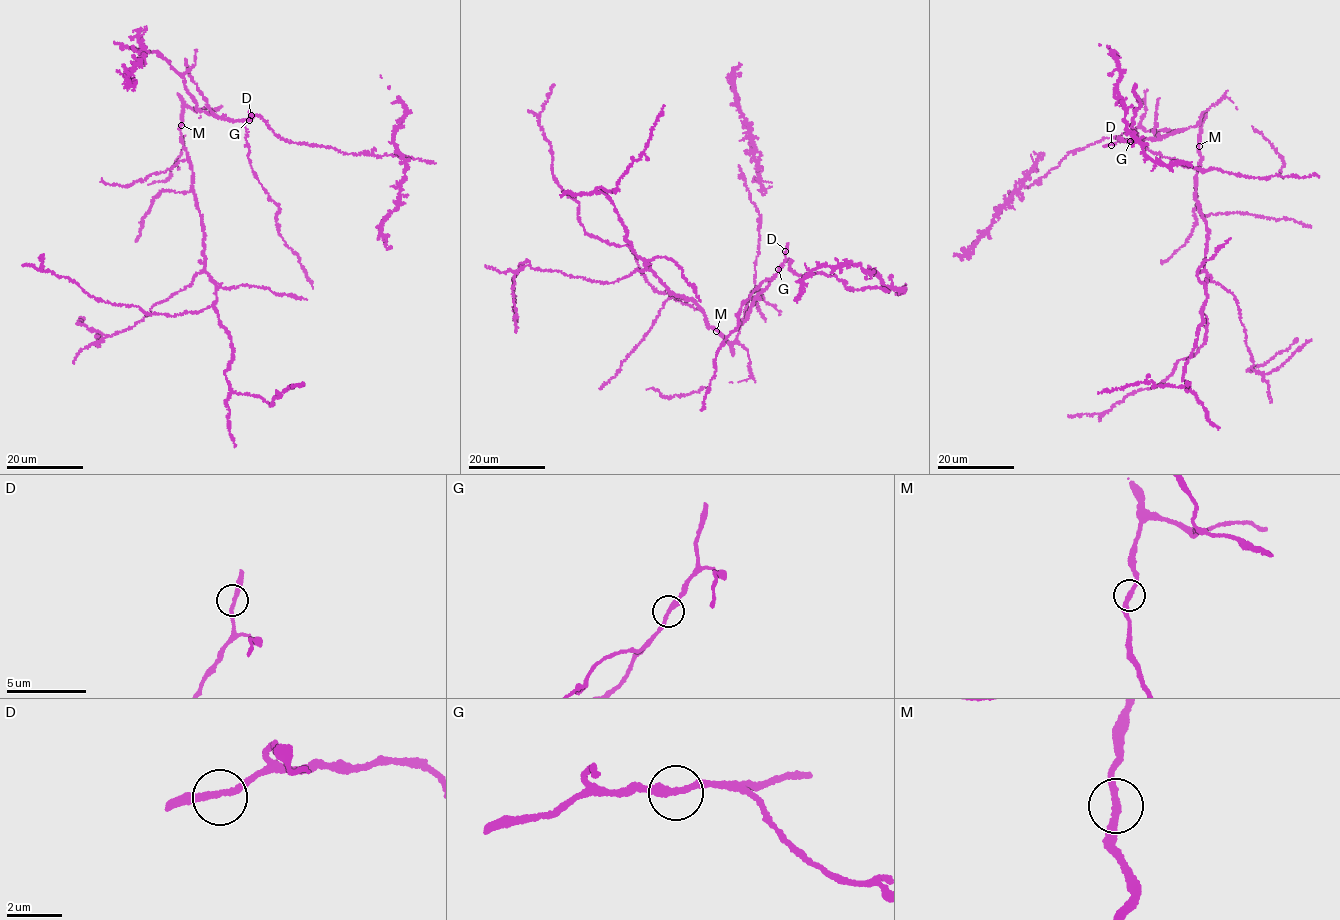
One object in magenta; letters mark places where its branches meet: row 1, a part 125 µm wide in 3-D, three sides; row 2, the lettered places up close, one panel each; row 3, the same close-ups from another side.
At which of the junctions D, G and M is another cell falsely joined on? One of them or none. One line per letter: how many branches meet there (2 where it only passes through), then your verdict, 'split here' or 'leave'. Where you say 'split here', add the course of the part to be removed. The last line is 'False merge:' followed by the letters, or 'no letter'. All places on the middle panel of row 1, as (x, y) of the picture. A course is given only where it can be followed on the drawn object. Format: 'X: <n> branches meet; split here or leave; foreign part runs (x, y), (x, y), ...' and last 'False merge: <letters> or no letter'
D: 2 branches meet; leave
G: 2 branches meet; leave
M: 2 branches meet; leave
False merge: no letter

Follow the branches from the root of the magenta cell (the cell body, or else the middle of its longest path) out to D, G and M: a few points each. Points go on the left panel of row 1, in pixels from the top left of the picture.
D: (182, 140), (182, 110), (185, 107), (234, 120), (250, 119), (251, 115)
G: (182, 140), (182, 110), (189, 106), (219, 118), (249, 120)
M: (182, 140), (181, 125)

